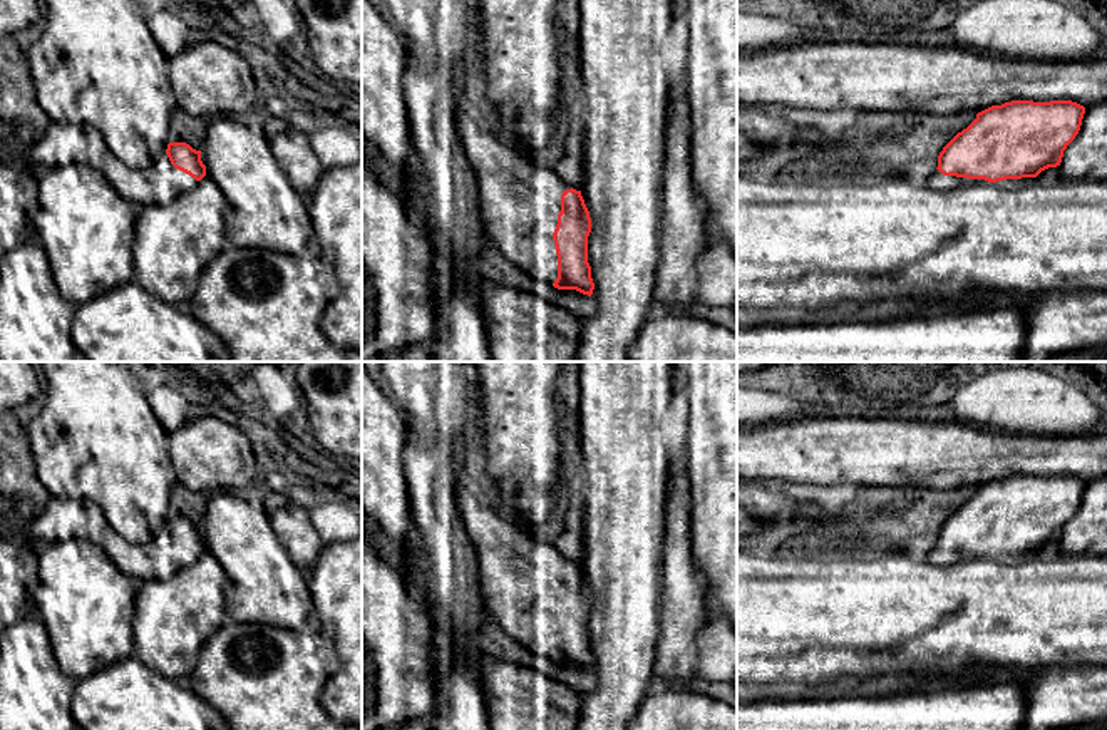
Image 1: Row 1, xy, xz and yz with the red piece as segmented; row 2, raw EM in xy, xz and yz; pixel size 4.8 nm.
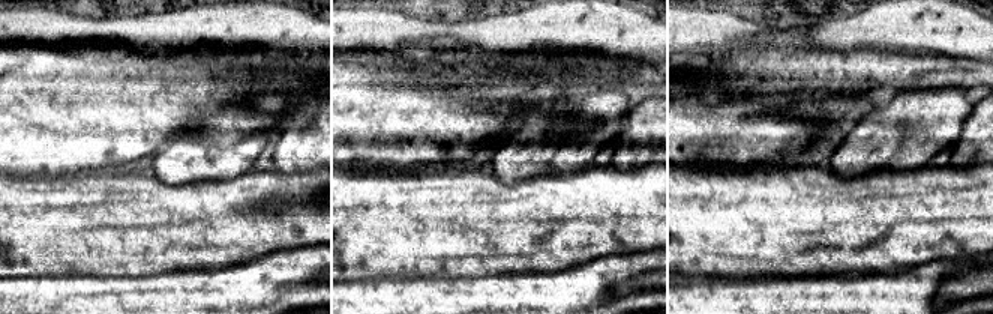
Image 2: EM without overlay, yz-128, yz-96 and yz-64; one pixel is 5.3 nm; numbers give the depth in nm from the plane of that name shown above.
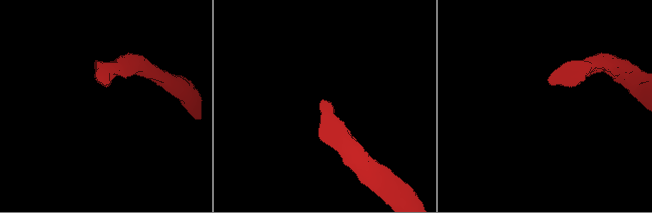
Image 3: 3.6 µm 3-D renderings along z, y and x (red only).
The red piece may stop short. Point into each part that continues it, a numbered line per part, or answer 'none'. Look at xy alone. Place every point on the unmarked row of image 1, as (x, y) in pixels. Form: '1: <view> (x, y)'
1: xy (61, 518)

